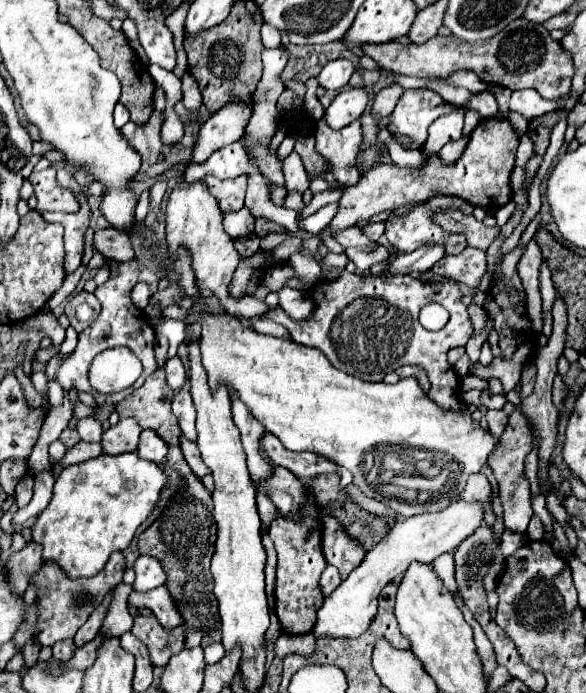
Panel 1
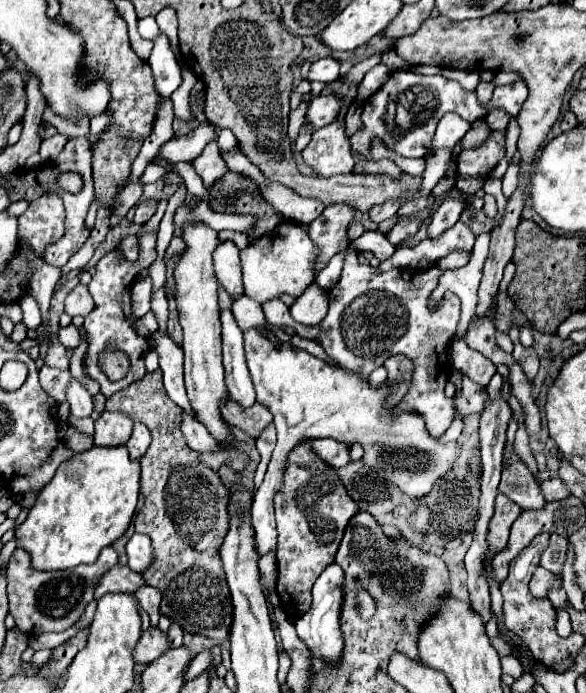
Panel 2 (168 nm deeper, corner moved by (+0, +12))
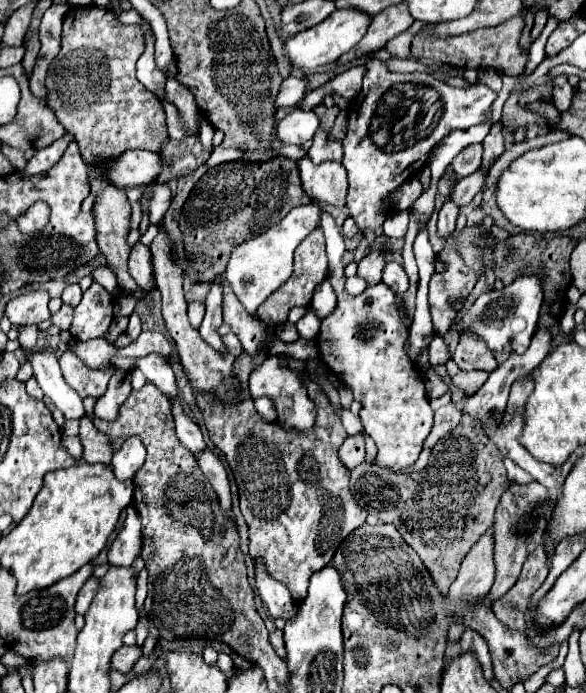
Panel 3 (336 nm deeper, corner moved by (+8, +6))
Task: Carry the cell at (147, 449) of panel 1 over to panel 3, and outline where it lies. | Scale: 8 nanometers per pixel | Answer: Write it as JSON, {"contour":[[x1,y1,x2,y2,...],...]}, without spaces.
{"contour":[[127,438,123,442,123,446,119,448,119,452,115,452,111,466,113,466,113,474,119,480,125,478,133,478,133,474,143,466,145,462,145,446,139,438]]}

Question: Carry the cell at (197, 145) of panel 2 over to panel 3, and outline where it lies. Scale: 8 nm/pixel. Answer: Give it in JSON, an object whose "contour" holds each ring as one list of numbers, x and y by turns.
{"contour":[[131,150,121,154,107,170,107,178,117,186,145,186,151,184,163,170,165,158,159,152]]}

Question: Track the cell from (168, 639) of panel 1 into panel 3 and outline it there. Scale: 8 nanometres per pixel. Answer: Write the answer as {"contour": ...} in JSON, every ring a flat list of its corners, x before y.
{"contour":[[135,644,135,646,121,646,121,650,117,650,117,654,113,654,111,660,111,668,119,670,123,674,131,674,135,662,143,656,143,650]]}

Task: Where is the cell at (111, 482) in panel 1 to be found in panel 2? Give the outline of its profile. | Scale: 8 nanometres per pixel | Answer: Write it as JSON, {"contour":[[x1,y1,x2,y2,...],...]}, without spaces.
{"contour":[[97,448,75,454,57,468,55,478,39,492,27,520,15,530,17,548,23,548,31,556,33,570,67,570,79,564,93,564,99,552,119,540,133,518,139,500,139,460,127,456,127,448]]}

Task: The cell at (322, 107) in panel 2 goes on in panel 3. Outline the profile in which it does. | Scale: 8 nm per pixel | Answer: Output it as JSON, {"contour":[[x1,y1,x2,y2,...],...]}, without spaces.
{"contour":[[295,108,277,124,277,136,285,144,303,144,311,140,317,130,319,130,319,118,313,110,305,112]]}

